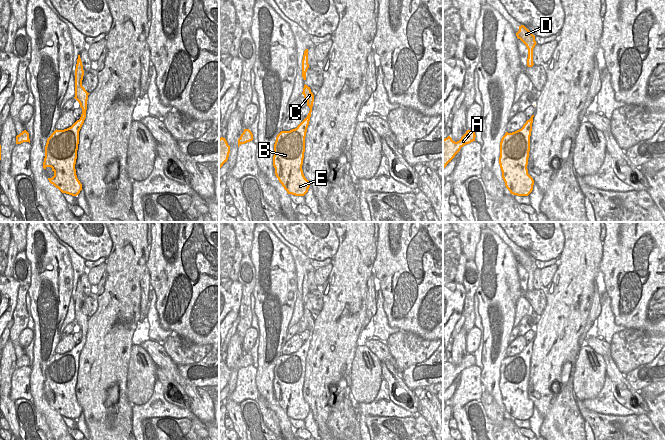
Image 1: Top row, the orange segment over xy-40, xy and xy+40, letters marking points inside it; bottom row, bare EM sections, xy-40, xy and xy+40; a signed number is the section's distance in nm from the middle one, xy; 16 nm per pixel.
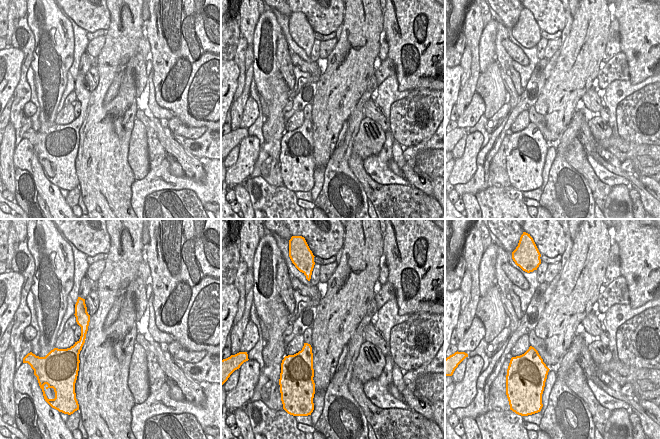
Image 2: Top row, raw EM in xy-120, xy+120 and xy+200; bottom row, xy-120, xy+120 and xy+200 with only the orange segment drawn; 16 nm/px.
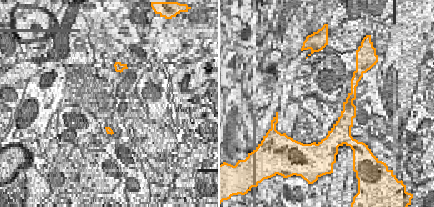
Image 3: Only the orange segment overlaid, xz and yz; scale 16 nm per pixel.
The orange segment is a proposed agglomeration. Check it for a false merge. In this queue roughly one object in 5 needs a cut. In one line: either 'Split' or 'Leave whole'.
Leave whole.

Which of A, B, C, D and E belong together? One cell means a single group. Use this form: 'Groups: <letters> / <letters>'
Groups: A B C D E.

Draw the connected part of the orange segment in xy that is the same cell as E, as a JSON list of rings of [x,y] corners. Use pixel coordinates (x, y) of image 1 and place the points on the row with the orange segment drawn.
[[[304,85],[304,98],[310,111],[307,117],[290,131],[281,131],[274,144],[273,166],[275,175],[288,194],[304,196],[310,187],[309,181],[305,178],[302,170],[305,137],[309,125],[314,95],[310,87]]]

